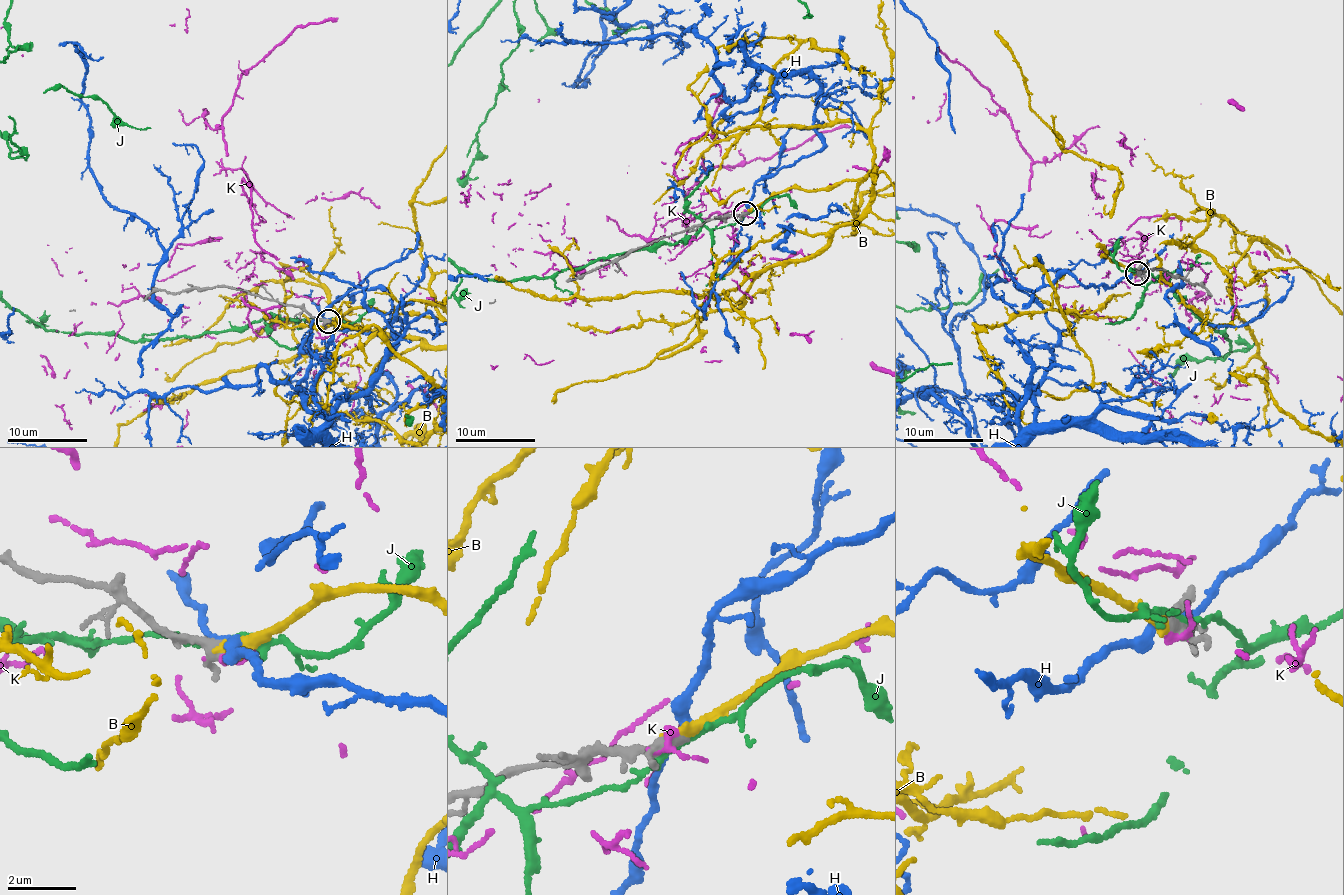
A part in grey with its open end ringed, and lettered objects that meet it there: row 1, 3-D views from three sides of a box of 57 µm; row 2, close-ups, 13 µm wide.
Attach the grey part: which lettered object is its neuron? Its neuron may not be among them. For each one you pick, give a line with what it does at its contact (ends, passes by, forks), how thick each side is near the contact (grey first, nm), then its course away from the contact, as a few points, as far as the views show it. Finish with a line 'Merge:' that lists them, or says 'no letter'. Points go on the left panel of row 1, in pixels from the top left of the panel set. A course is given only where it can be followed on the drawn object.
B: it ends; calibres 320 and 360 nm
Merge: B

